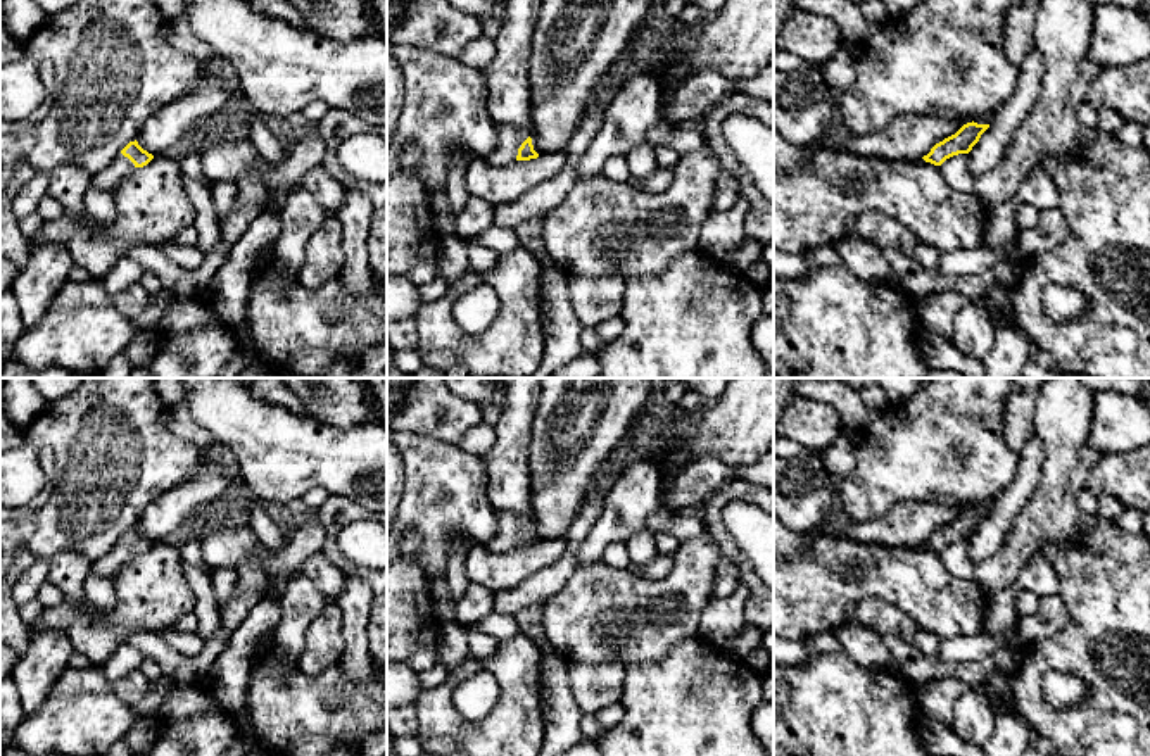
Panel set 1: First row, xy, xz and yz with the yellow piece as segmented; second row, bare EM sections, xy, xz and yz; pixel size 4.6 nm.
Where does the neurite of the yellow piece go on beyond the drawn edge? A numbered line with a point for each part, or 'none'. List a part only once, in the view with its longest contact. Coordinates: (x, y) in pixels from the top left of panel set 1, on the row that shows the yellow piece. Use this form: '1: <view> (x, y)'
1: xz (508, 138)

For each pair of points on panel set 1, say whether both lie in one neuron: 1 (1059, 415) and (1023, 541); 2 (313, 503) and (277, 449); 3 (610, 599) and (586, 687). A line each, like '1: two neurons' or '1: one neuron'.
1: one neuron
2: two neurons
3: two neurons

